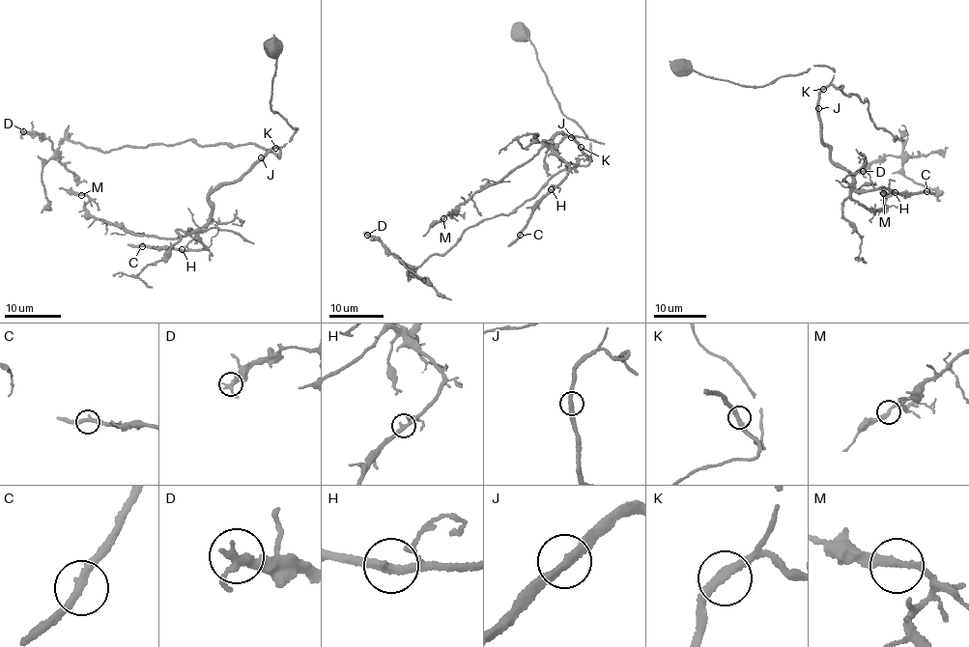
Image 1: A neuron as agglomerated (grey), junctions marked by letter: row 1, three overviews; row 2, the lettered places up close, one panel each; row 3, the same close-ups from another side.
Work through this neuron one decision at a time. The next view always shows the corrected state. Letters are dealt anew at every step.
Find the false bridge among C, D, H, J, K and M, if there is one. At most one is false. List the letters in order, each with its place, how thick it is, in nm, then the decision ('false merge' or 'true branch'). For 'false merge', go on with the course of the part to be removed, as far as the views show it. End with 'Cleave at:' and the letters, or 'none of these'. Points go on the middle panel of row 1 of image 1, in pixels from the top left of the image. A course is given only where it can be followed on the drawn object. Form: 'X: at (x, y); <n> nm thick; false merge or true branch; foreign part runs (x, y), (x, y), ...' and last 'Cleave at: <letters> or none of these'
C: at (520, 235); 280 nm thick; true branch
D: at (367, 235); 300 nm thick; true branch
H: at (551, 189); 320 nm thick; true branch
J: at (571, 137); 320 nm thick; true branch
K: at (581, 147); 320 nm thick; true branch
M: at (443, 218); 300 nm thick; true branch
Cleave at: none of these

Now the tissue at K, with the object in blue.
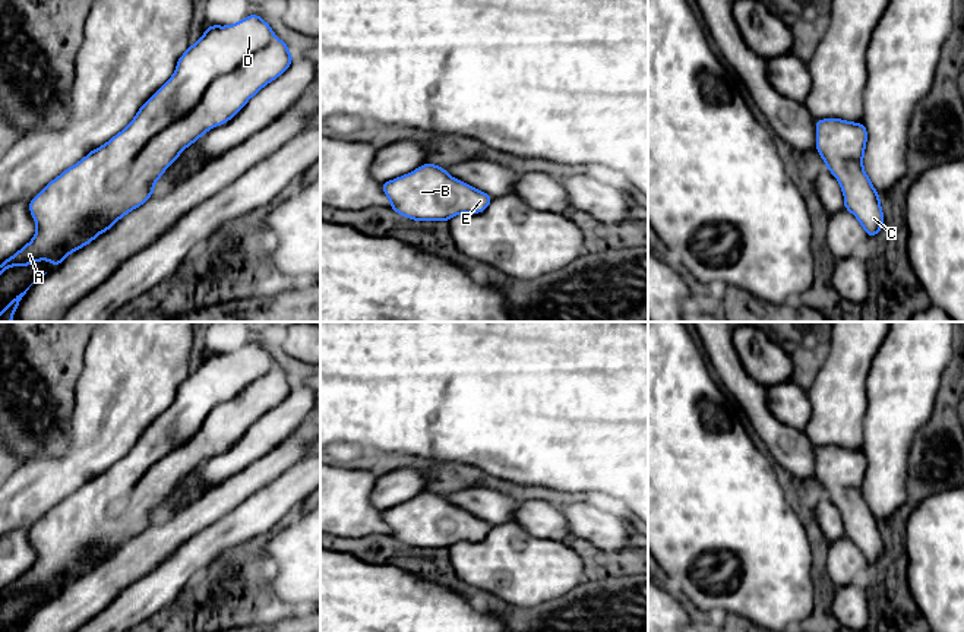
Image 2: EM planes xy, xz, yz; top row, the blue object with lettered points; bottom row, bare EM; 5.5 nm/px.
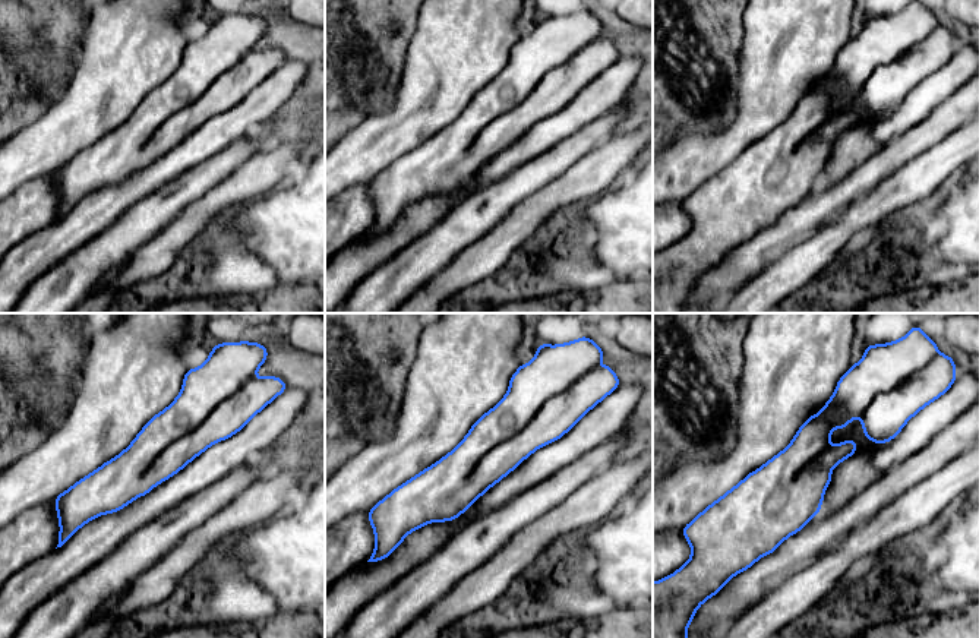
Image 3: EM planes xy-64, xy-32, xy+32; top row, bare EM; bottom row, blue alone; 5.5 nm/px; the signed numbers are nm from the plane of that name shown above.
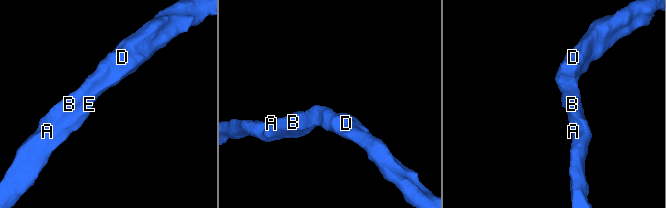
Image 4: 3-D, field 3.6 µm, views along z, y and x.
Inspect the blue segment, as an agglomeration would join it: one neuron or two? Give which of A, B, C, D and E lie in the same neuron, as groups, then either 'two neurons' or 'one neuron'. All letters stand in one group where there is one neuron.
A B C D E | one neuron

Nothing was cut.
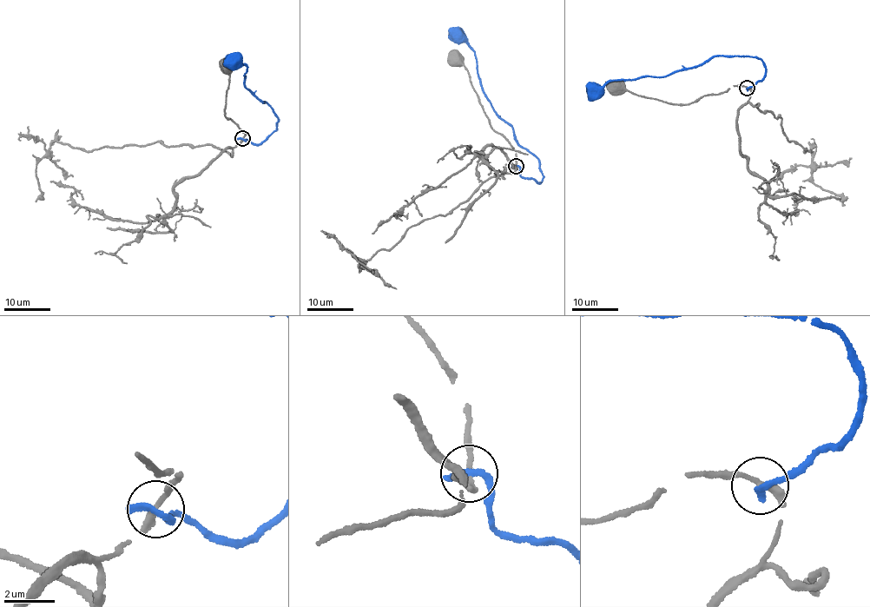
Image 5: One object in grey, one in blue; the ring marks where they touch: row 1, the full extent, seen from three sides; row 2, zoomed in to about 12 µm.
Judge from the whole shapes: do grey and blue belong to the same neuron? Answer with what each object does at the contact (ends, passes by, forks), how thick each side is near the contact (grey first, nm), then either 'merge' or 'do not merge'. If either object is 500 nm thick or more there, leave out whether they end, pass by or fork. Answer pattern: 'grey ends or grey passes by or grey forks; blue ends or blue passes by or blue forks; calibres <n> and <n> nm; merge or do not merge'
grey ends; blue ends; calibres 320 and 320 nm; do not merge

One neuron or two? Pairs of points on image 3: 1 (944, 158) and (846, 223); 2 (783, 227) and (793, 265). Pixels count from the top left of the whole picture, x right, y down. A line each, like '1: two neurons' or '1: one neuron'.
1: one neuron
2: two neurons

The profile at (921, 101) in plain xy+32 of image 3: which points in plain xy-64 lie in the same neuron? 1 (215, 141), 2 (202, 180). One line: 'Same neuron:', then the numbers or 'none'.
Same neuron: 1

